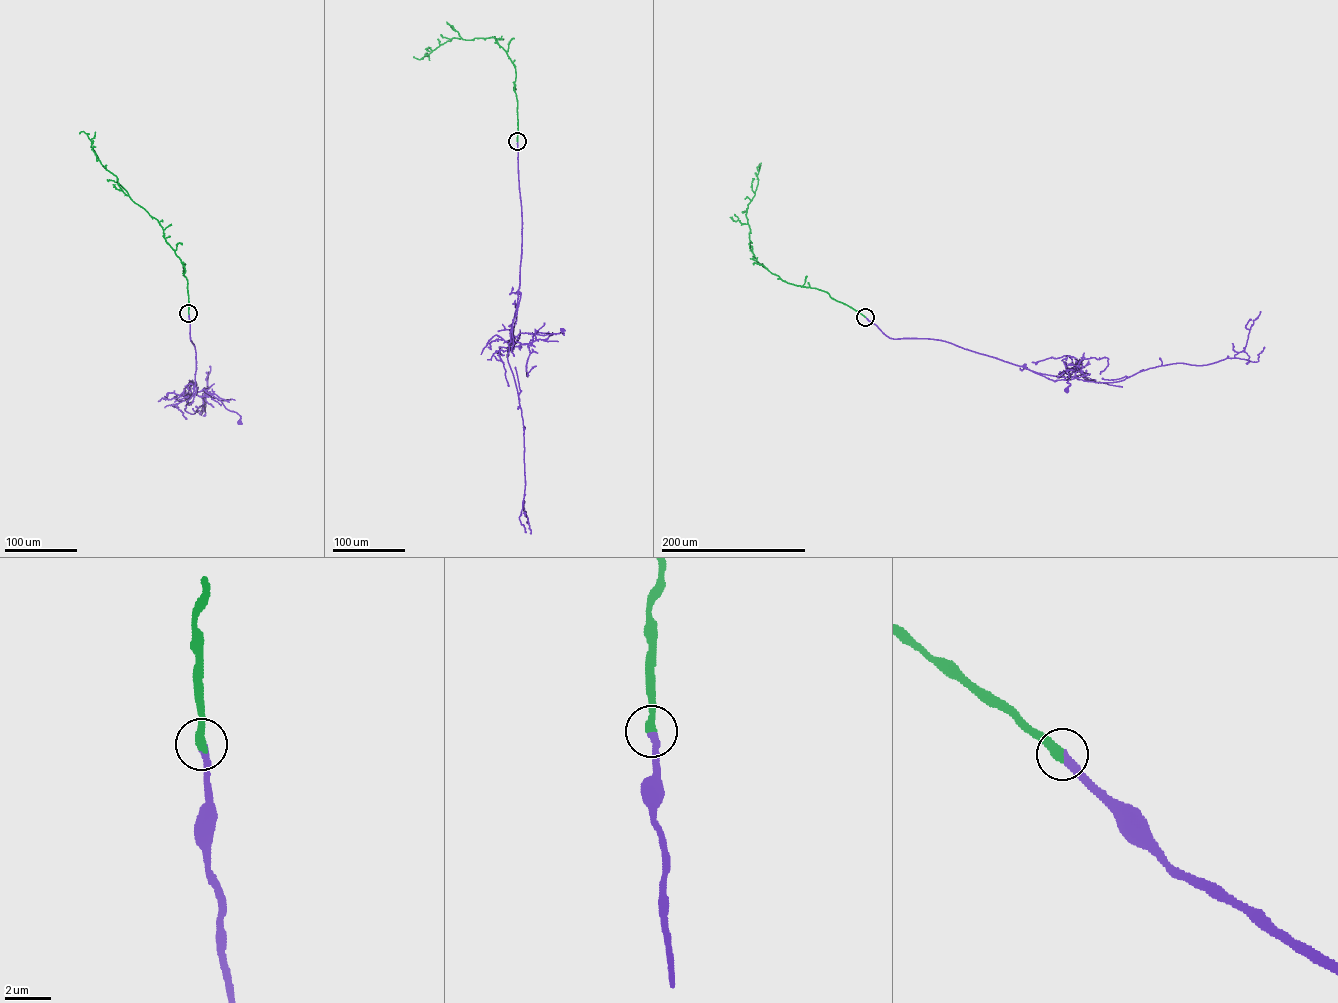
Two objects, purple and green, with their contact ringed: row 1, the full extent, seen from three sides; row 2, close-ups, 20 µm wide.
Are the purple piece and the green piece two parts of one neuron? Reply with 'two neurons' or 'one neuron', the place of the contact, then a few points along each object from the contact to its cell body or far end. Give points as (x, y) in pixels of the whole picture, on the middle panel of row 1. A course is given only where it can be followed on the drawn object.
one neuron; at (517, 141); purple runs (517, 141), (521, 255), (510, 341), (521, 333), (543, 335), (561, 332), (563, 335), (562, 330); green runs (517, 141), (515, 68), (495, 38), (452, 38), (421, 58), (413, 56)

